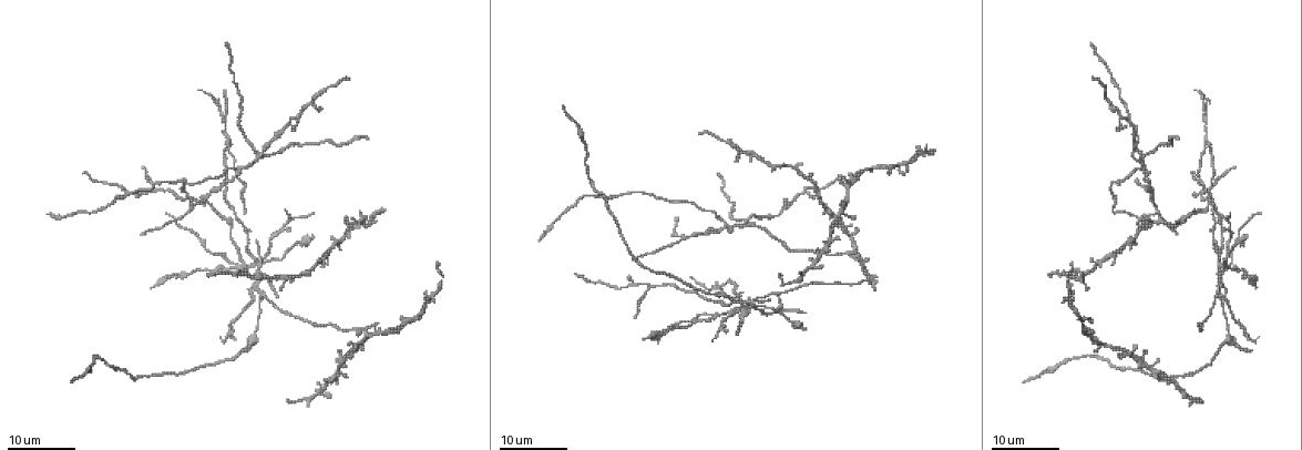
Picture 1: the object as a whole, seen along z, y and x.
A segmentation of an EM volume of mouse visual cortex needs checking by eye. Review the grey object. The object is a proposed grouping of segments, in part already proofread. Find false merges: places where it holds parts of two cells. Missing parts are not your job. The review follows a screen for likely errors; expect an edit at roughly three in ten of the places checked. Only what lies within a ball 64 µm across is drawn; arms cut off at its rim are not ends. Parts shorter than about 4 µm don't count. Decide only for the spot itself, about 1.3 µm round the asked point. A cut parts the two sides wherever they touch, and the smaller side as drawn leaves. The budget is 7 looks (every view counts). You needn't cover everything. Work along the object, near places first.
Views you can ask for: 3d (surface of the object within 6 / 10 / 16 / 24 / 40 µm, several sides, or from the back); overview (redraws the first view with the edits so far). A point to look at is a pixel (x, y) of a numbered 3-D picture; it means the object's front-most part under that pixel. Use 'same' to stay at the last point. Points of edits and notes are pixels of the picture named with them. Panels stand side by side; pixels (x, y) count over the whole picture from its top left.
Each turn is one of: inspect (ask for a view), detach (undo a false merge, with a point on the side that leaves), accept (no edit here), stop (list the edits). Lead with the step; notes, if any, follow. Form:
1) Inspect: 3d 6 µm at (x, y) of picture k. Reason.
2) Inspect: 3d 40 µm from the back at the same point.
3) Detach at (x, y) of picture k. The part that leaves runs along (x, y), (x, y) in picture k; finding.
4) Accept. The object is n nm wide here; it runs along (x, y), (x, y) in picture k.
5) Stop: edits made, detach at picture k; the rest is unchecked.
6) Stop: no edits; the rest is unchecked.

Inspect: 3d 24 µm at (631, 284) of picture 1. Two arms in line, one across.

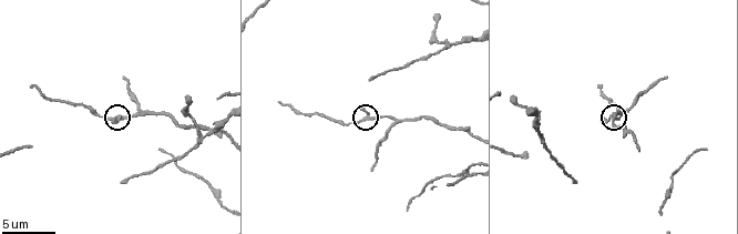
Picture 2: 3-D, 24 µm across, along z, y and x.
Inspect: 3d 6 µm at (119, 116) of picture 2.

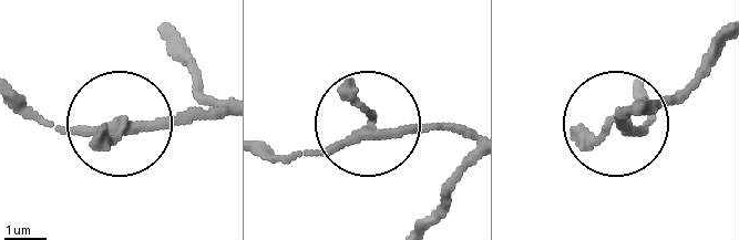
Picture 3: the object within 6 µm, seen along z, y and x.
Accept. The object is 230 nm wide here; it runs along (123, 127), (225, 113) in picture 3; one cell here.

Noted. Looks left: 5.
Inspect: 3d 24 µm at (340, 368) of picture 1. Looks like a crossing.

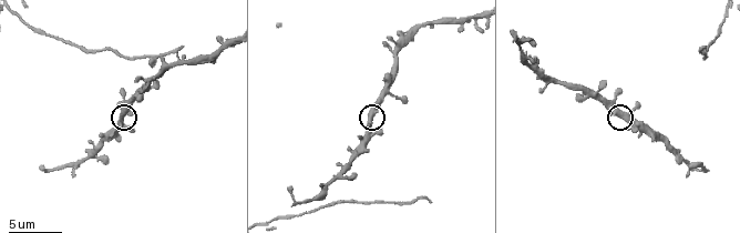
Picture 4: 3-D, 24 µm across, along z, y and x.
Inspect: 3d 10 µm at (624, 117) of picture 4.

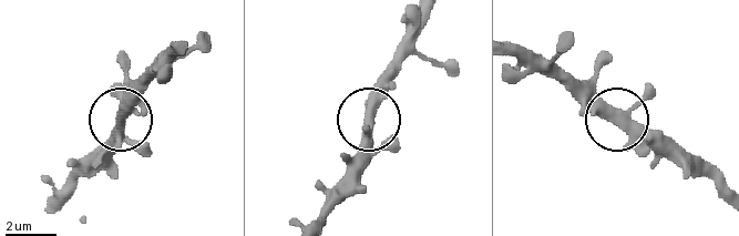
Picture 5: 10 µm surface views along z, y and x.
Accept. Continuous, no second cell.

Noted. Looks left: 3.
Inspect: 3d 24 µm at (853, 242) of picture 1. Branch point.

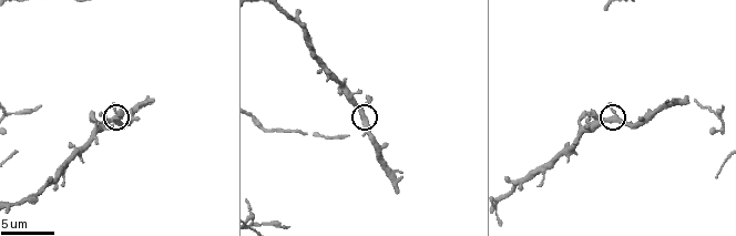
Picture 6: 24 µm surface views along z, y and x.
Inspect: 3d 10 µm at (615, 117) of picture 6. Closer look.

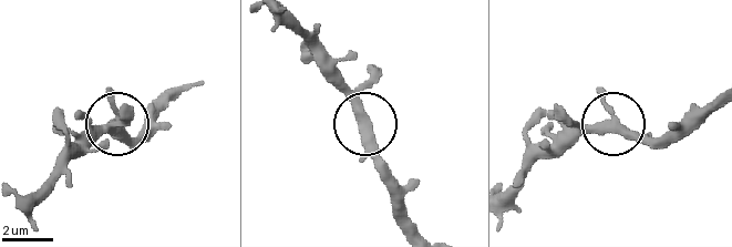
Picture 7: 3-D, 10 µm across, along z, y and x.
Accept. The object is 360 nm wide here; continuous, no second cell.

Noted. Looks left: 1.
Stop: no edits; the rest is unchecked.

